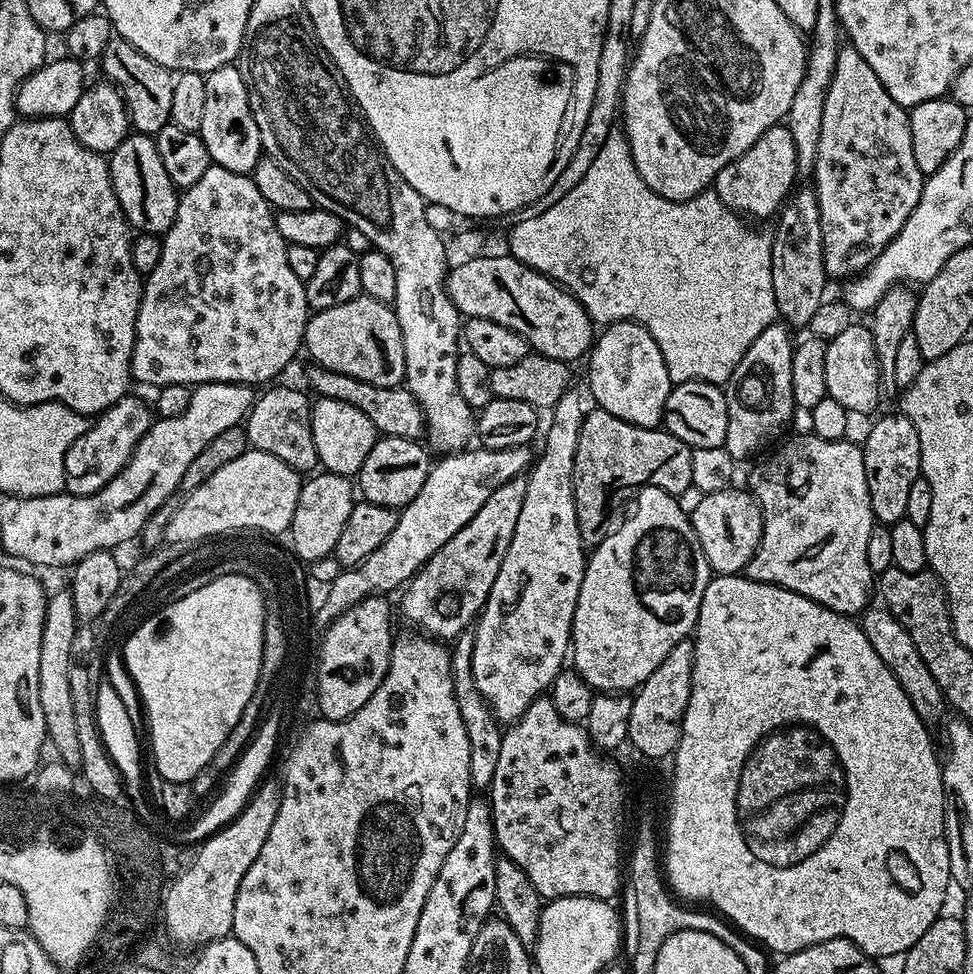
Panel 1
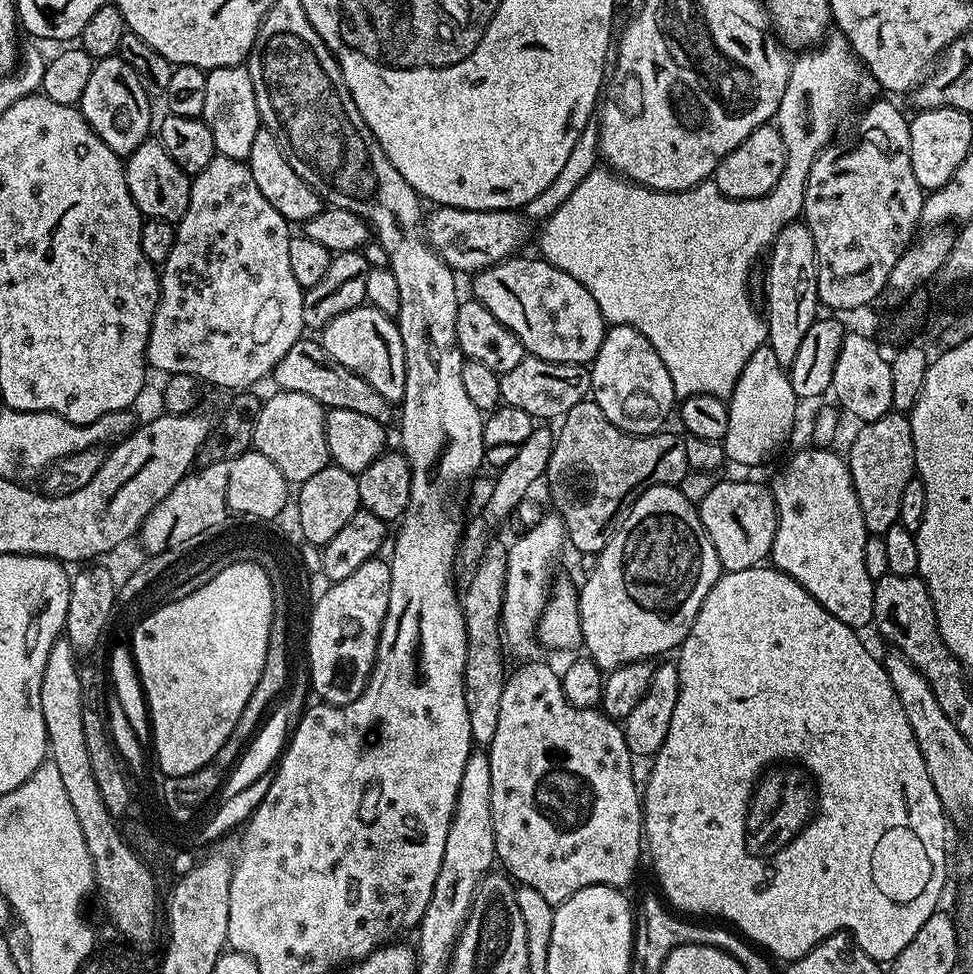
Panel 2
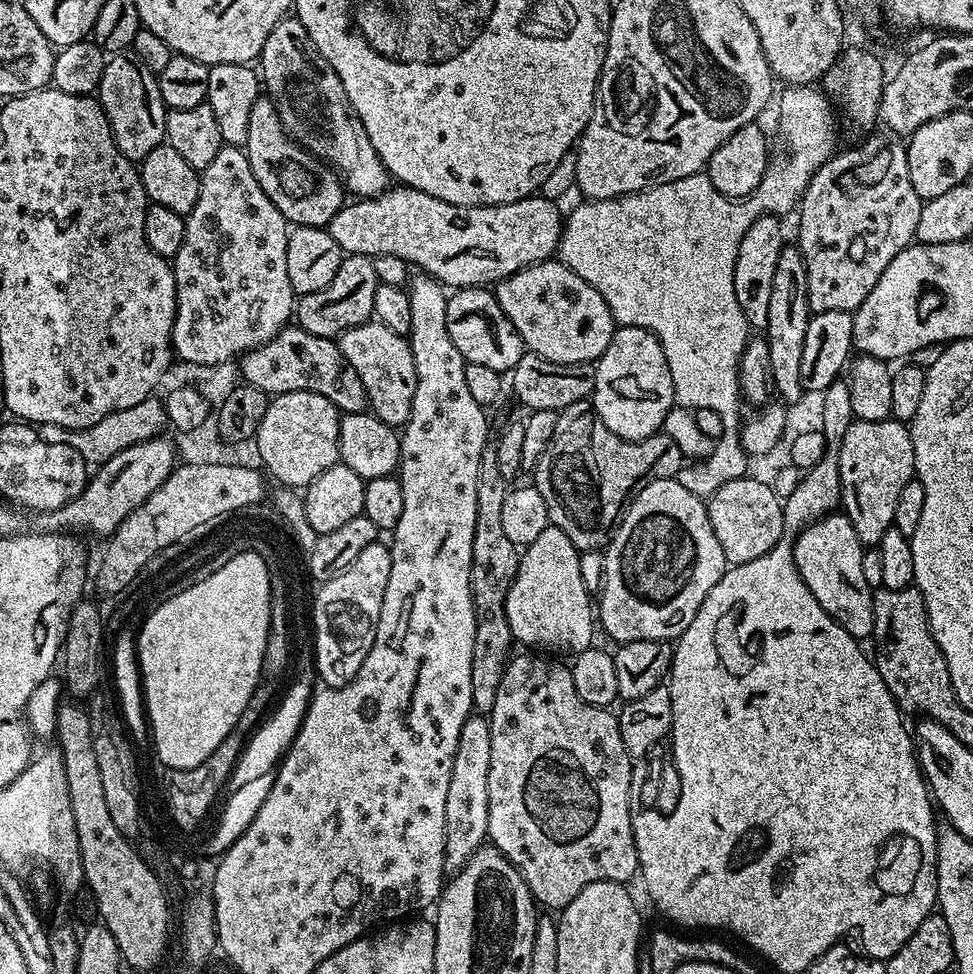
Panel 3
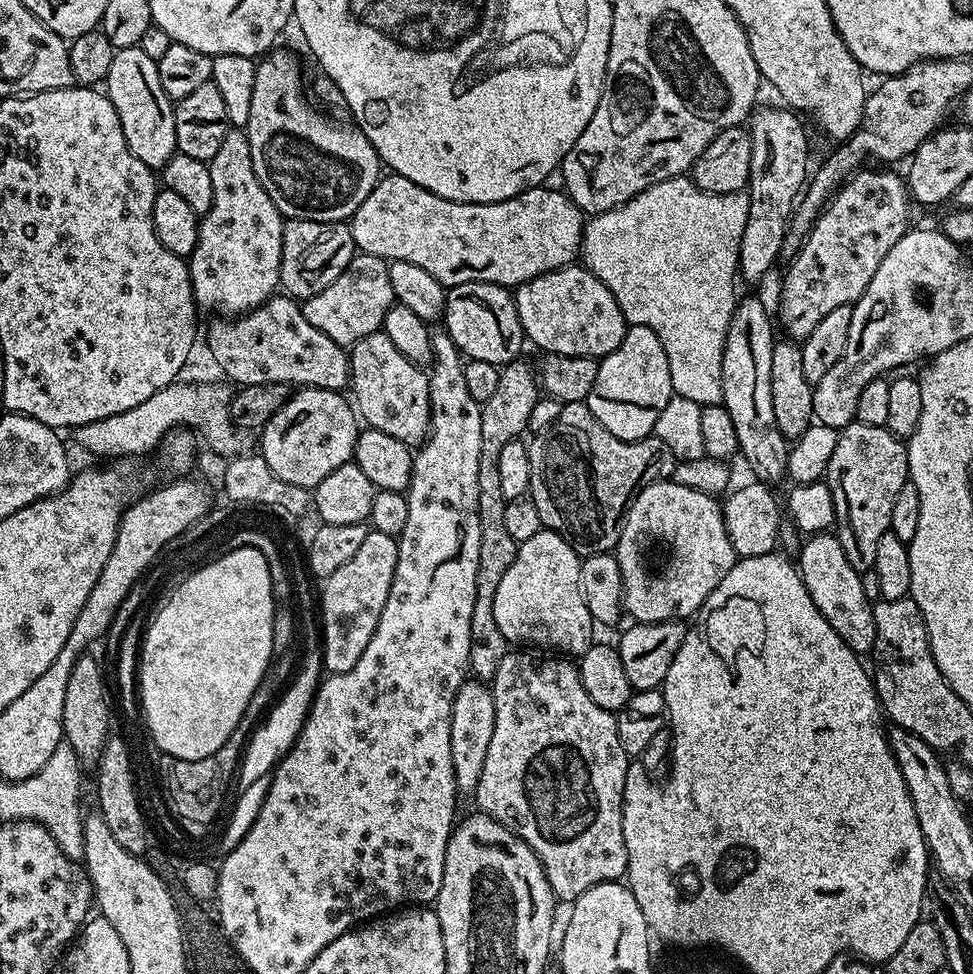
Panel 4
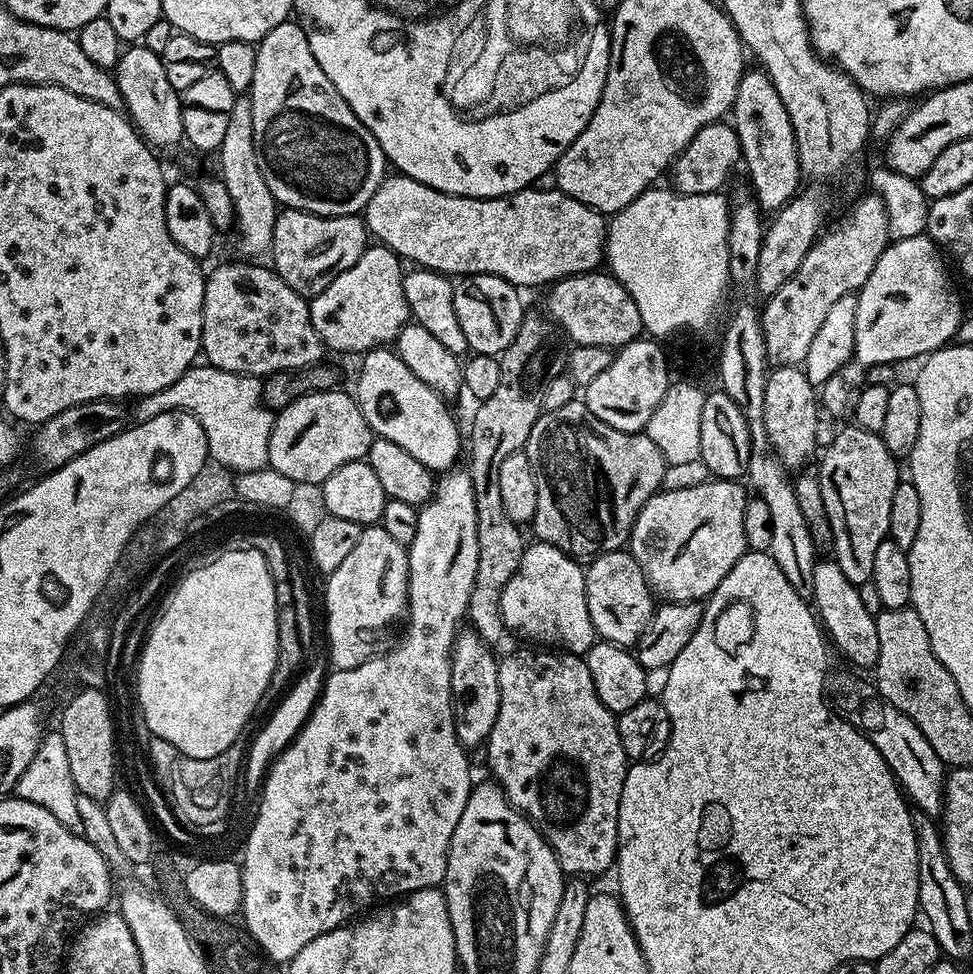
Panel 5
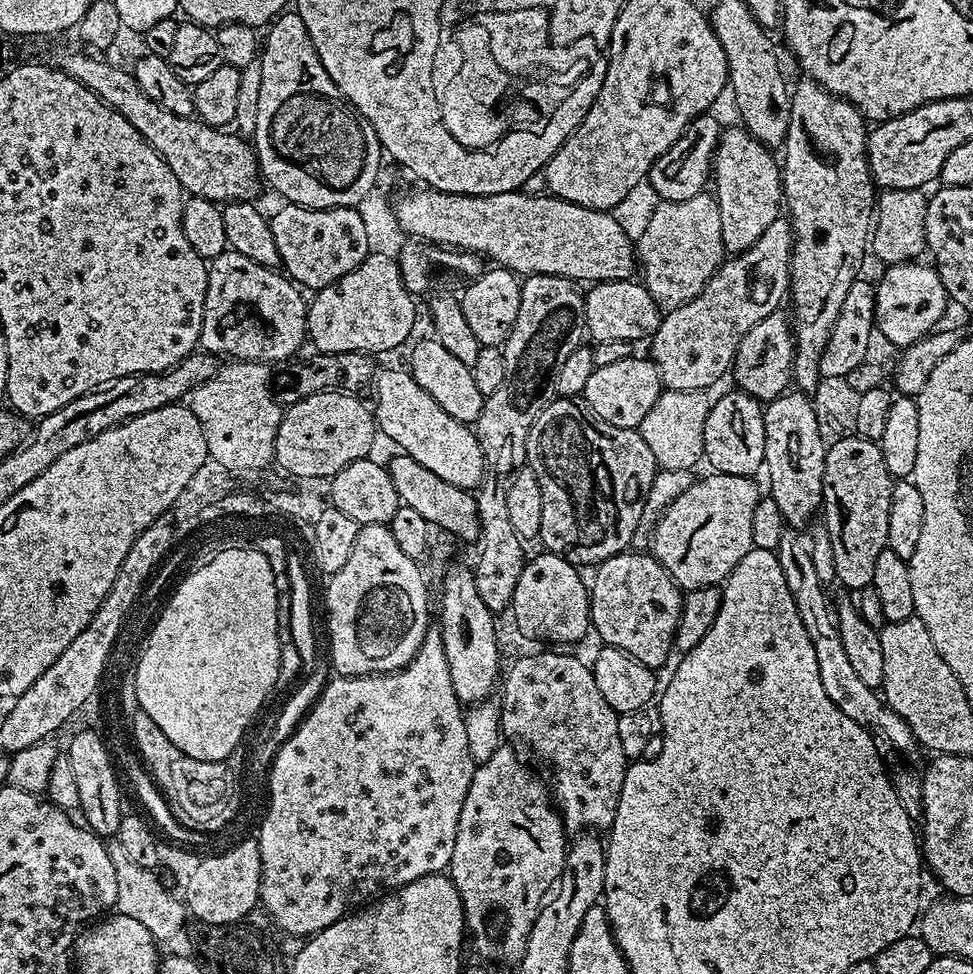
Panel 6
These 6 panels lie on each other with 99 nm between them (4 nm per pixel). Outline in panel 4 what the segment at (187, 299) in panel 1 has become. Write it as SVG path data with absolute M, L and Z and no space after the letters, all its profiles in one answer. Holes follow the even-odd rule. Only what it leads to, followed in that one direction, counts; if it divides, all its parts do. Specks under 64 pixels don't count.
M229 127L218 154L207 165L214 182L214 202L200 216L198 242L186 263L197 309L235 318L277 295L286 220L254 174L247 131Z

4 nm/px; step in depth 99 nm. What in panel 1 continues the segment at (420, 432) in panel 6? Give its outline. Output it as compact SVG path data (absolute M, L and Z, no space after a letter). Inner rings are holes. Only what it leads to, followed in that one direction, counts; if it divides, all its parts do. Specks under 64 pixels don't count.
M358 295L350 302L342 302L342 306L330 306L330 310L309 315L308 325L304 327L303 351L312 355L313 365L329 368L338 374L350 374L350 378L358 378L367 384L395 388L404 378L404 347L402 346L402 330L398 326L395 311L366 295Z

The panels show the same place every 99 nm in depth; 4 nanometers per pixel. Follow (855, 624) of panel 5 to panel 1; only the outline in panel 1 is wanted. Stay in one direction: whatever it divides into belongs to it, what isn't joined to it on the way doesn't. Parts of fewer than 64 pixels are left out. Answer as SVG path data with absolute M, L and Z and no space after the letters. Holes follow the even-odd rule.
M813 434L793 435L793 440L788 440L773 456L768 456L749 478L747 487L760 504L760 509L764 515L764 525L762 526L762 538L758 542L758 550L754 558L750 558L746 574L752 580L766 582L767 584L777 584L791 592L802 594L822 606L837 612L839 616L856 618L869 607L871 596L874 596L874 573L870 570L870 562L866 562L866 545L870 538L870 530L874 523L872 507L870 506L870 490L866 486L866 466L864 465L864 450L859 444L851 444L849 440L840 439L827 441Z

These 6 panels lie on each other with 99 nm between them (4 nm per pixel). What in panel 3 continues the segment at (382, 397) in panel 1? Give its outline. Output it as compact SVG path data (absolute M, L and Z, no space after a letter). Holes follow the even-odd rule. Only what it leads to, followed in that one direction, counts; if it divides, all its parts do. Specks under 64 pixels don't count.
M285 326L275 340L245 352L238 360L238 372L243 383L258 386L269 394L282 392L313 392L330 398L341 413L363 412L368 408L368 395L354 374L354 366L346 362L335 339L310 334L299 326Z

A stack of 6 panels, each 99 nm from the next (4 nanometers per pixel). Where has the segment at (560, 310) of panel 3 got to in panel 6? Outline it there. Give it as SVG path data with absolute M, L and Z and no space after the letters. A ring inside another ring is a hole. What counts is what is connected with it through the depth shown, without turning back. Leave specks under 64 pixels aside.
M607 280L599 281L591 285L585 293L584 300L584 326L588 330L593 341L600 343L602 341L626 341L628 343L637 342L644 338L649 339L653 333L656 332L658 326L661 324L664 314L661 305L653 298L648 290L636 280Z

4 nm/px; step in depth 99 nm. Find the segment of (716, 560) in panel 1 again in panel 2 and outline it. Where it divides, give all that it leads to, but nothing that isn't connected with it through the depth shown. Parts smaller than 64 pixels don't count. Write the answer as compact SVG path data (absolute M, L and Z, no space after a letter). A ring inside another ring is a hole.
M747 478L720 480L698 503L698 511L724 572L754 568L763 565L771 557L776 533L776 503L763 483Z

